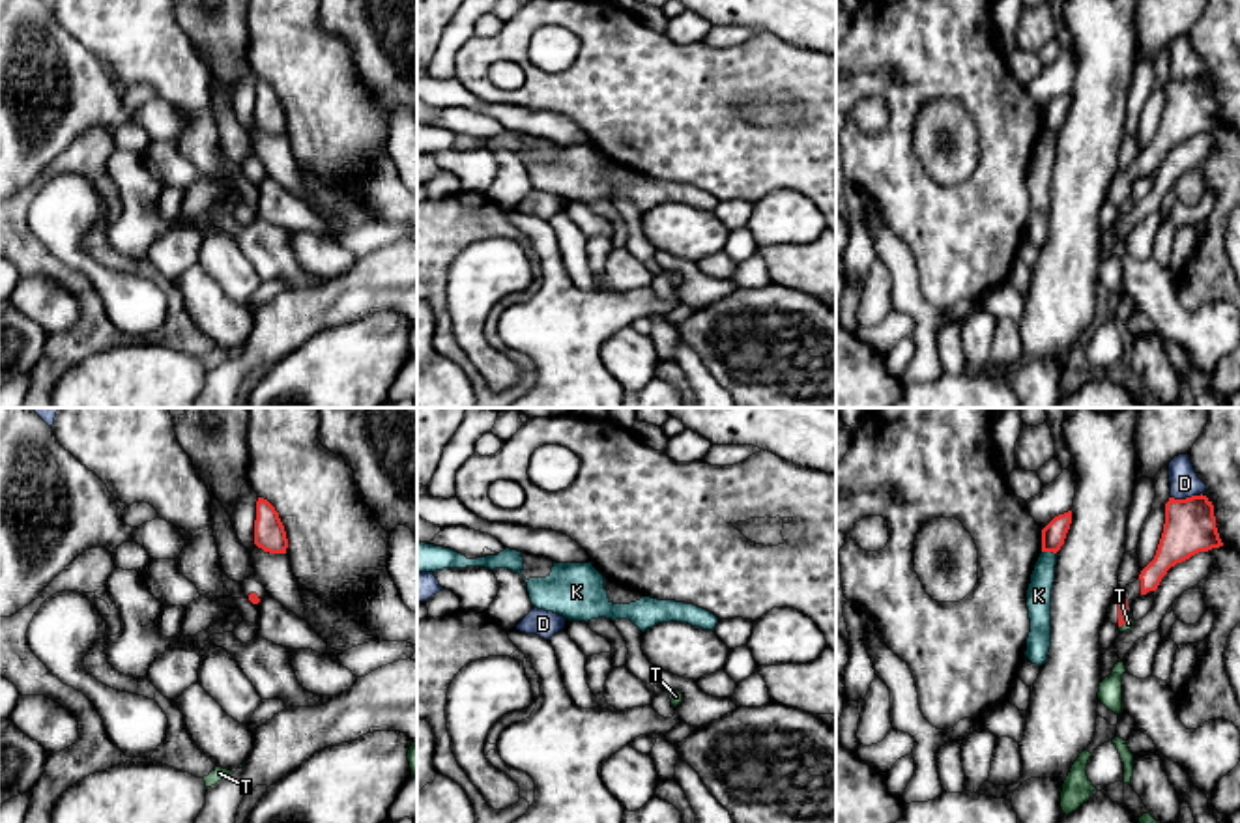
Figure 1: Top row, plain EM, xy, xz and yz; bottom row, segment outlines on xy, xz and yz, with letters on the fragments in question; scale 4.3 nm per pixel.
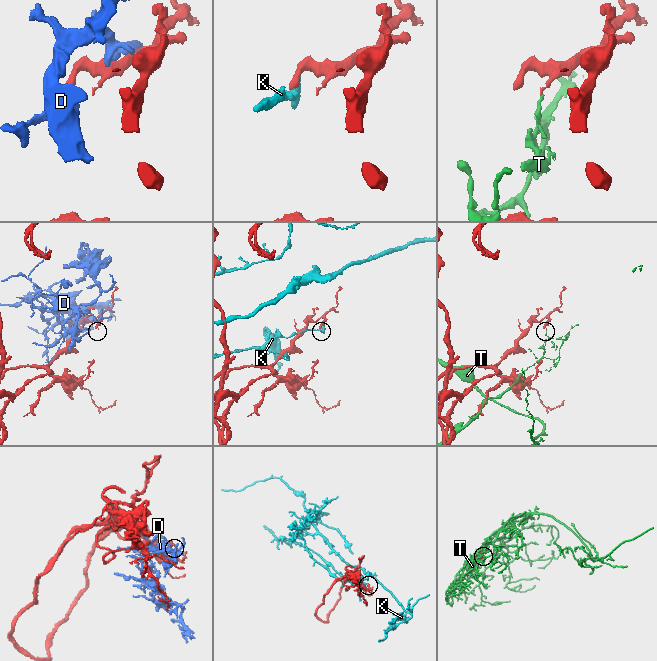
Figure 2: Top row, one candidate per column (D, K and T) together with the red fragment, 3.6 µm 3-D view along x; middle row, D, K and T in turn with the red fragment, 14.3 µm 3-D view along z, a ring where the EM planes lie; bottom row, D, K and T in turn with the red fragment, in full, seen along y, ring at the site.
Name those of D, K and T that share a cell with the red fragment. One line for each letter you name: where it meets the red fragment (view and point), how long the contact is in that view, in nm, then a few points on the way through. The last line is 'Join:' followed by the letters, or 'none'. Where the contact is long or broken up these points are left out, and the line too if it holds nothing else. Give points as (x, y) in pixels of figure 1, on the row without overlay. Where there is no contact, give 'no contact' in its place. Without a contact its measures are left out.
Join: none

